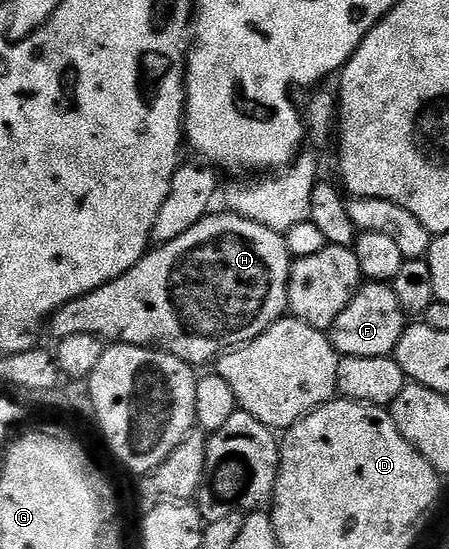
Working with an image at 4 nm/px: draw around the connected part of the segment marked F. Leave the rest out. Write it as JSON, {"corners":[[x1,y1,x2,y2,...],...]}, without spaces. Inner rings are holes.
{"corners":[[365,283,347,303,347,311,335,319,331,340,341,357,388,357,396,354,406,324,407,314,393,288,385,283]]}

